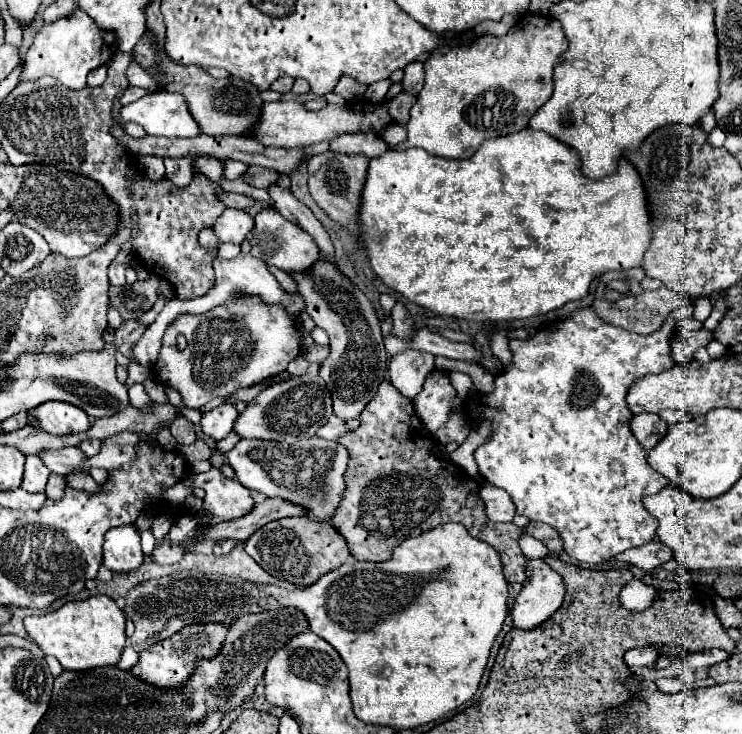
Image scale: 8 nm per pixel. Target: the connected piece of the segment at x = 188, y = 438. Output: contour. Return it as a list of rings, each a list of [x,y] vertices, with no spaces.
[[[184,416],[175,419],[171,423],[169,430],[177,442],[179,444],[181,442],[182,446],[189,446],[197,440],[193,423]]]

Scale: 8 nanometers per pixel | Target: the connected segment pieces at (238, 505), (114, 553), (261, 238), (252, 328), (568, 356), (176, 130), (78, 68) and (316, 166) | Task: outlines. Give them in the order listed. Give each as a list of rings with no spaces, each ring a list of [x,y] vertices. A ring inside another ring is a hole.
[[[217,469],[197,473],[193,485],[207,493],[203,499],[203,509],[207,509],[215,521],[233,521],[253,511],[255,501],[251,491],[237,479],[225,479]]]
[[[115,527],[105,535],[103,565],[113,573],[131,573],[143,565],[141,539],[135,527]]]
[[[263,209],[255,217],[255,229],[251,237],[251,255],[265,261],[267,265],[275,265],[283,269],[289,275],[309,271],[309,267],[313,267],[313,263],[317,263],[319,259],[319,251],[313,239],[309,239],[309,235],[301,231],[301,227],[289,223],[283,215],[279,215],[273,209]]]
[[[233,299],[225,307],[207,311],[205,315],[181,315],[163,335],[163,345],[155,365],[151,367],[159,381],[181,393],[183,405],[199,409],[213,397],[231,395],[243,387],[257,385],[287,369],[287,363],[299,355],[301,347],[295,339],[291,319],[279,307],[265,307],[259,299]]]
[[[593,307],[577,309],[567,319],[557,321],[557,323],[553,323],[553,325],[537,331],[529,339],[513,339],[509,343],[511,351],[513,351],[513,363],[509,365],[509,369],[505,369],[495,379],[495,391],[491,395],[477,395],[475,399],[471,399],[467,403],[473,417],[489,417],[491,425],[493,425],[493,437],[491,437],[491,441],[485,443],[485,445],[481,445],[481,447],[477,447],[477,451],[475,451],[475,461],[479,465],[481,475],[491,485],[501,487],[501,489],[505,489],[511,495],[511,499],[513,499],[513,503],[517,507],[517,515],[523,515],[529,521],[539,521],[539,523],[547,523],[549,527],[553,527],[559,533],[561,541],[563,541],[563,551],[571,559],[575,559],[579,563],[601,563],[601,561],[607,561],[609,557],[617,555],[617,553],[623,553],[627,549],[645,545],[645,543],[649,543],[649,541],[655,539],[655,531],[657,531],[659,525],[657,525],[657,519],[645,509],[643,497],[659,493],[669,481],[665,481],[663,475],[657,475],[657,471],[653,471],[647,465],[647,461],[645,461],[647,451],[637,443],[637,439],[633,437],[633,433],[629,429],[633,413],[627,407],[627,393],[629,393],[629,389],[633,387],[633,383],[639,377],[645,377],[645,375],[651,375],[651,373],[663,373],[663,371],[667,371],[667,369],[671,369],[675,365],[675,359],[673,359],[671,347],[669,347],[669,335],[673,331],[677,331],[677,327],[679,327],[679,321],[673,319],[673,317],[667,317],[667,321],[661,325],[659,331],[655,331],[653,335],[643,335],[641,337],[637,333],[619,329],[619,327],[603,321],[593,311]]]
[[[169,91],[145,95],[131,105],[121,107],[121,123],[137,123],[147,135],[157,137],[193,137],[199,135],[197,123],[191,119],[185,97]]]
[[[75,9],[71,19],[59,19],[41,27],[41,31],[35,35],[31,49],[27,51],[23,63],[25,69],[19,77],[19,83],[37,81],[49,75],[59,79],[69,89],[83,89],[87,85],[87,75],[93,69],[109,63],[115,51],[117,51],[115,35],[99,29],[89,15],[85,15],[81,9]]]
[[[327,151],[321,155],[315,155],[309,159],[309,191],[311,197],[317,201],[317,205],[337,223],[341,223],[355,239],[357,233],[357,207],[359,207],[359,195],[361,187],[365,183],[365,171],[367,171],[369,157],[365,155],[345,155]]]

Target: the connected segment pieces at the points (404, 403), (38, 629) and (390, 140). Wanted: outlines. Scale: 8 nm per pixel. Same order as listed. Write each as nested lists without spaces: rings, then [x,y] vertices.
[[[383,381],[373,401],[359,415],[359,421],[361,425],[355,431],[349,431],[337,439],[337,443],[349,451],[349,467],[345,473],[347,491],[341,501],[341,509],[331,519],[331,525],[345,537],[349,551],[357,561],[387,561],[393,549],[401,545],[407,537],[417,537],[441,523],[457,521],[465,525],[465,529],[473,537],[497,549],[503,563],[503,575],[509,583],[525,581],[527,559],[523,557],[517,543],[523,529],[519,529],[515,523],[493,523],[487,517],[485,503],[479,497],[479,483],[473,477],[469,477],[463,467],[439,455],[439,441],[423,427],[409,399],[399,395],[397,389],[391,387],[391,383]]]
[[[93,595],[83,601],[65,603],[53,613],[25,617],[25,629],[45,655],[53,655],[69,671],[115,665],[125,647],[125,613],[107,595]]]
[[[389,123],[389,125],[383,129],[381,139],[383,139],[389,147],[395,147],[395,145],[399,145],[399,143],[403,143],[403,141],[407,139],[407,129],[405,129],[405,125]]]

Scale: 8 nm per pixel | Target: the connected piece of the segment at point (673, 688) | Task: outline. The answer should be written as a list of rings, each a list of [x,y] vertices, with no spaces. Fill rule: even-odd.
[[[677,677],[657,679],[657,687],[659,687],[659,691],[663,691],[663,693],[677,693],[677,691],[683,689],[683,683],[681,683],[681,679],[677,679]]]

